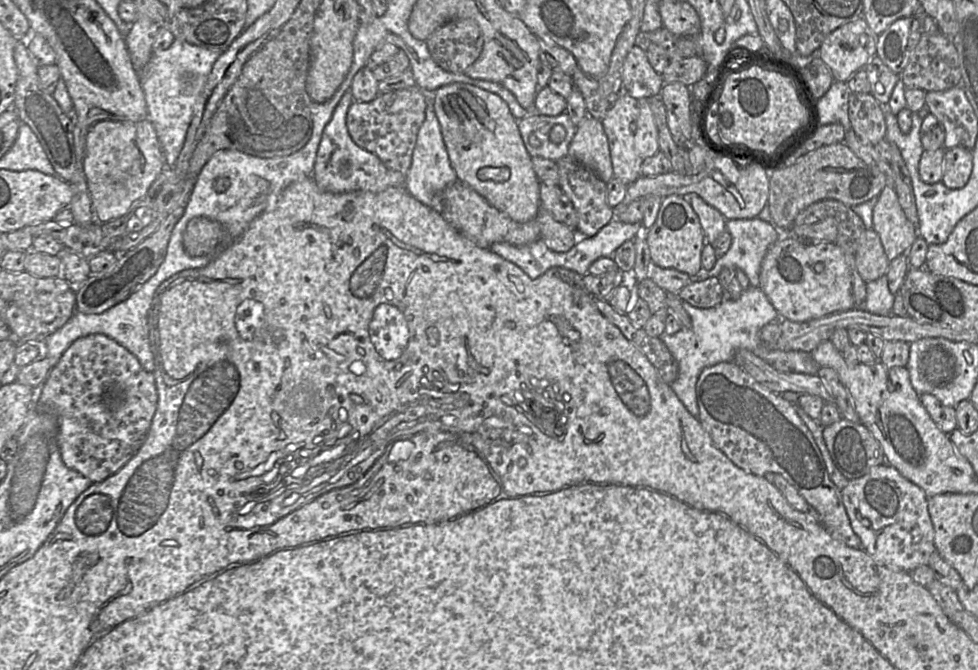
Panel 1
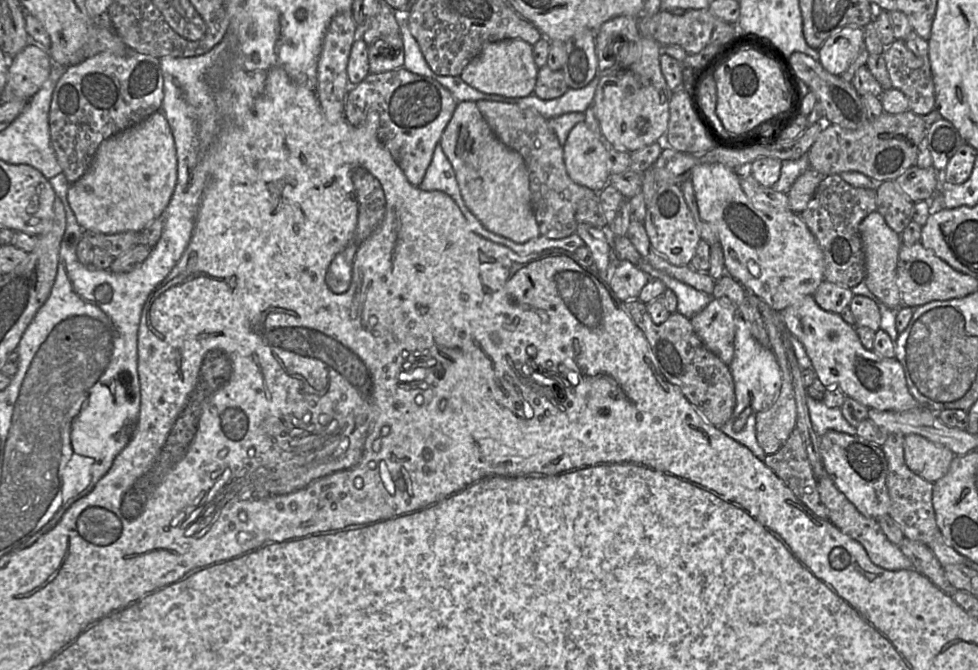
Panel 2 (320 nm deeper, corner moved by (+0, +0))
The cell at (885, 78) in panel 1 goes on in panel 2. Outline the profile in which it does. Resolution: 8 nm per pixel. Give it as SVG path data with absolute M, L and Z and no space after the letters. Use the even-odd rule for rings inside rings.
M895 39L883 52L892 87L900 90L909 100L909 110L926 115L935 109L935 90L928 56L916 56L906 46L905 40Z

